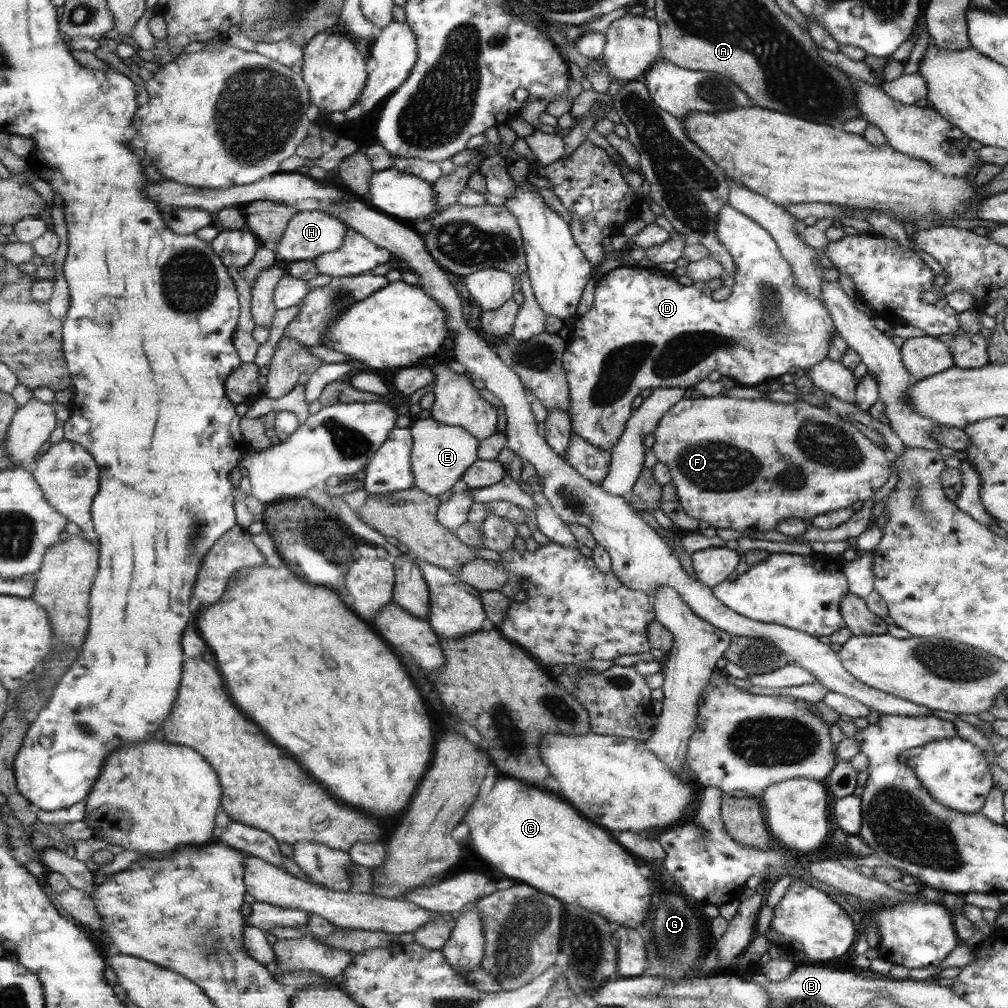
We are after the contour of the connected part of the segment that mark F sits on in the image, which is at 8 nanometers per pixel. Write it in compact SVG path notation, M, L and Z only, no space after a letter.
M726 395L714 397L703 396L693 398L684 397L680 402L672 406L672 410L662 416L658 426L654 428L654 444L652 449L658 458L658 462L666 464L670 468L672 484L676 486L677 496L682 508L690 517L698 521L710 523L710 527L730 528L743 533L743 537L751 537L754 532L769 532L775 530L782 520L800 518L813 519L814 516L824 515L828 512L848 508L858 501L863 503L874 497L890 478L890 457L888 452L879 447L872 439L868 440L858 426L852 426L852 422L844 422L844 419L836 420L836 414L828 414L828 410L809 404L803 400L792 403L776 402L769 398L756 398L756 400L738 399Z

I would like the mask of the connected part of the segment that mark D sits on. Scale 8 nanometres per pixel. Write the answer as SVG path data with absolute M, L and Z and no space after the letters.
M729 204L722 205L720 207L720 211L718 211L718 215L716 215L716 236L718 236L718 240L726 246L727 252L733 257L734 263L736 264L736 272L734 272L735 283L732 286L732 294L726 299L722 301L716 301L712 298L703 297L700 290L694 285L683 285L676 279L676 276L673 274L668 274L666 271L657 268L655 265L641 264L637 266L619 266L616 269L608 271L603 275L603 278L597 281L595 293L594 293L594 303L589 311L587 311L584 315L579 315L576 320L576 326L572 326L570 332L572 335L568 337L566 348L563 354L563 367L567 374L567 382L569 386L570 392L570 414L569 417L572 420L572 429L573 432L578 434L578 436L582 436L582 438L586 438L590 444L594 444L594 446L598 446L598 448L602 448L602 451L611 451L611 448L614 448L614 445L618 442L618 439L621 438L624 430L624 424L626 424L626 420L629 420L630 414L632 414L632 410L630 410L630 402L632 402L632 398L635 398L642 392L642 390L646 390L646 388L652 388L656 390L656 388L689 388L691 385L695 385L697 382L708 378L708 373L716 370L722 374L722 377L730 377L735 379L735 381L739 385L745 385L749 387L755 387L756 385L767 383L768 381L776 380L781 377L783 374L786 374L790 368L794 368L794 366L798 366L798 368L803 368L804 370L808 370L810 367L816 366L816 364L822 362L824 359L829 356L829 348L830 342L833 342L834 334L837 334L836 326L833 324L833 317L830 316L829 309L825 307L824 304L813 293L806 292L806 288L802 288L801 285L797 284L797 278L794 277L793 266L790 266L788 260L781 252L781 248L777 244L777 240L774 236L766 229L763 225L758 224L752 217L746 216L746 213L743 213L739 209L732 208Z

